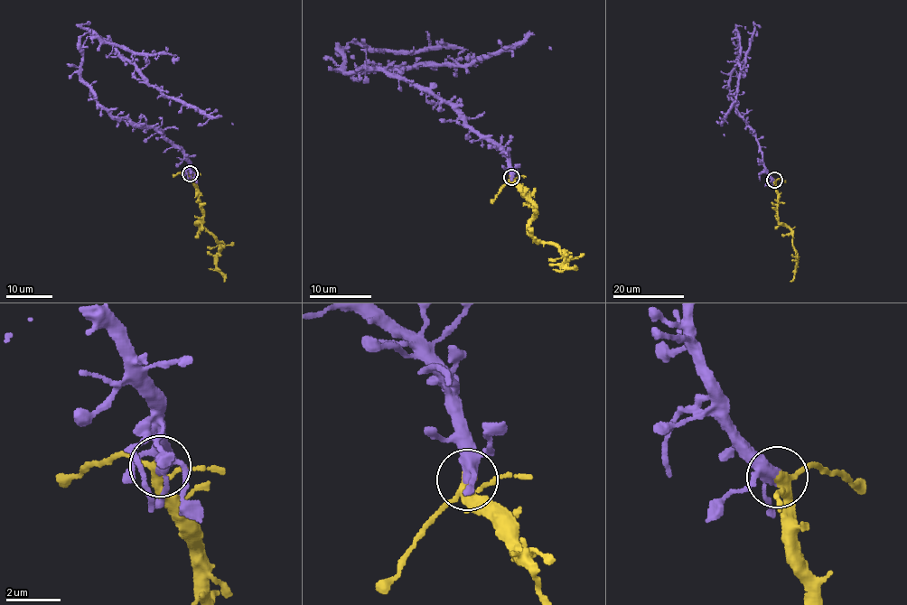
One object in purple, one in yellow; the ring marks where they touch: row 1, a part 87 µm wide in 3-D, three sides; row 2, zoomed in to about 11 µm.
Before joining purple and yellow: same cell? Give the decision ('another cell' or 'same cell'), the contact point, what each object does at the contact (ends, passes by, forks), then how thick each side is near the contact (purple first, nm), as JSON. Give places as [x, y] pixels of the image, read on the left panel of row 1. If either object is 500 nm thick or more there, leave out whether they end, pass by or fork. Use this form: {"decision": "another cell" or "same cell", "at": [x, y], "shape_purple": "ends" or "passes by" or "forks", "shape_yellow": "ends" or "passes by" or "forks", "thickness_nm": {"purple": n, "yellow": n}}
{"decision": "same cell", "at": [190, 173], "shape_purple": "forks", "shape_yellow": "forks", "thickness_nm": {"purple": 280, "yellow": 280}}

